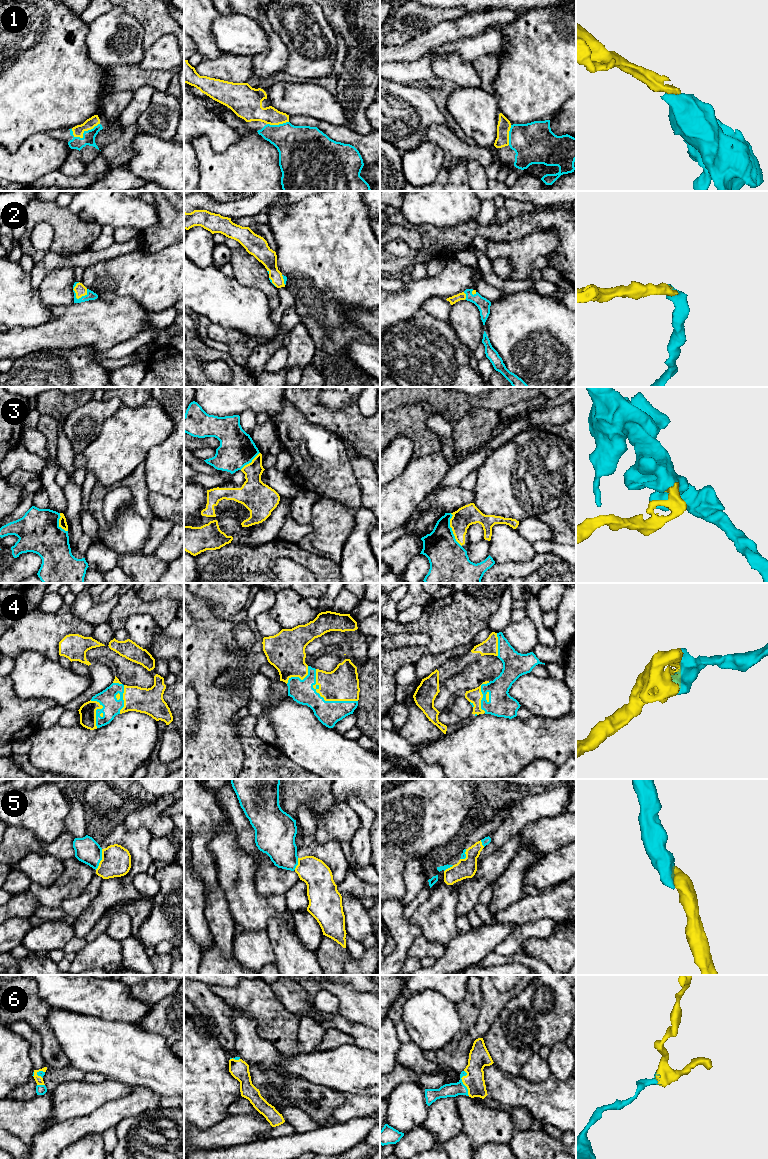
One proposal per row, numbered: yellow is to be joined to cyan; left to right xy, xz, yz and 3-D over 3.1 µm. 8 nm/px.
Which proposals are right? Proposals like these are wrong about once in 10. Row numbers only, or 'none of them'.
1, 2, 3, 4, 5, 6

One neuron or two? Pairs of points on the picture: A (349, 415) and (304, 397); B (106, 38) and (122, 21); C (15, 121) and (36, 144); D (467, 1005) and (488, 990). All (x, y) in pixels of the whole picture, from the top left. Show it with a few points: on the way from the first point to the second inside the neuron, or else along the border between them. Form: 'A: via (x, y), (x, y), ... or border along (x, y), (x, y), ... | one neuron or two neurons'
A: via (338, 416), (323, 416), (315, 408) | one neuron
B: via (110, 35), (118, 25) | one neuron
C: border along (47, 132), (32, 134), (14, 151), (11, 151) | two neurons
D: border along (480, 985), (482, 1006), (477, 1018) | two neurons

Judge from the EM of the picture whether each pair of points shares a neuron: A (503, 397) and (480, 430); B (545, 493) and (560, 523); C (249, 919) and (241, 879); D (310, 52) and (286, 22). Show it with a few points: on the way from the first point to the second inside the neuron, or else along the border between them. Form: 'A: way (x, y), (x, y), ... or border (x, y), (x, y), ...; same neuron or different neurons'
A: border (470, 411), (486, 408), (497, 412); different neurons
B: border (565, 494), (554, 508), (541, 512), (537, 516); different neurons
C: way (249, 909), (243, 900), (241, 889); same neuron
D: way (309, 45), (293, 29); same neuron

